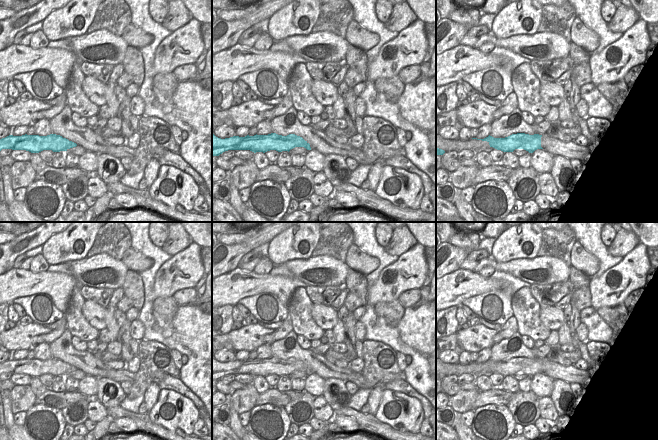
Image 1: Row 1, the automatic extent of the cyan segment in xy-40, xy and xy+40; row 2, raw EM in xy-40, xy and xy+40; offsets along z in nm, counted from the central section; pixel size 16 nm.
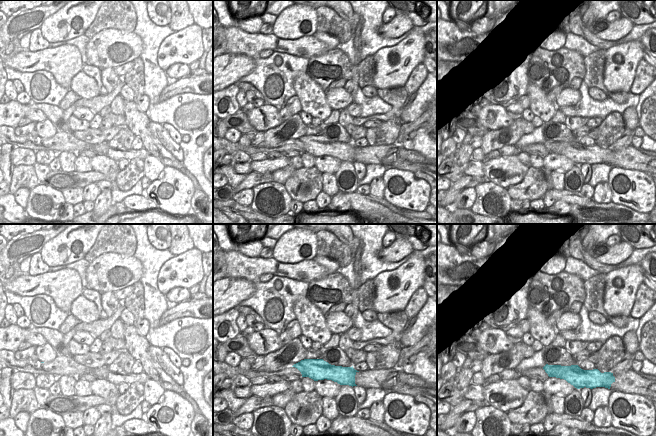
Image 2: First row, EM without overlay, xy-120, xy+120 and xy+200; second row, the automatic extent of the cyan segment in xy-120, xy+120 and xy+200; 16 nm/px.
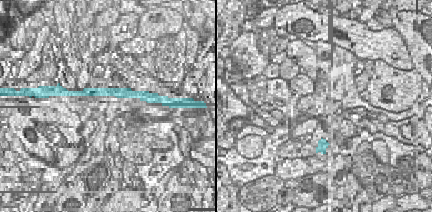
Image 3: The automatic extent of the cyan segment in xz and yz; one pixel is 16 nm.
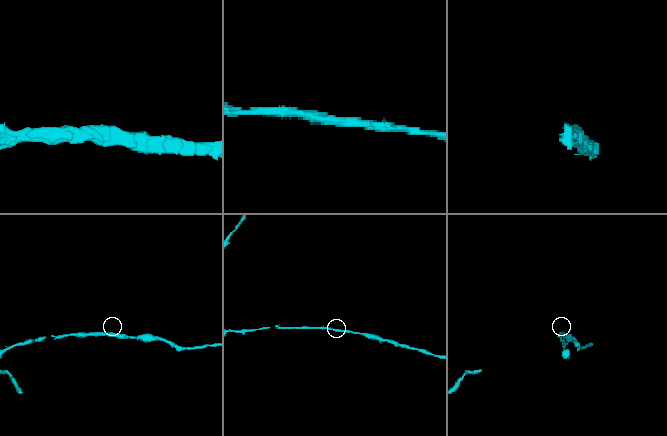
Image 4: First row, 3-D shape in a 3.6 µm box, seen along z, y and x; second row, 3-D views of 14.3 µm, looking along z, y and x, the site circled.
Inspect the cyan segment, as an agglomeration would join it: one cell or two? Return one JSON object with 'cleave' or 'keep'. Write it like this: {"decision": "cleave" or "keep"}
{"decision": "keep"}

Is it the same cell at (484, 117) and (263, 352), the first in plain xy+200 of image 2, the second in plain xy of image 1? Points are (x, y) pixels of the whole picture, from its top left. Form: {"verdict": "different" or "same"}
{"verdict": "different"}

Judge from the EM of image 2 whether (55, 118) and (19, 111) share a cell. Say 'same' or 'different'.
same

